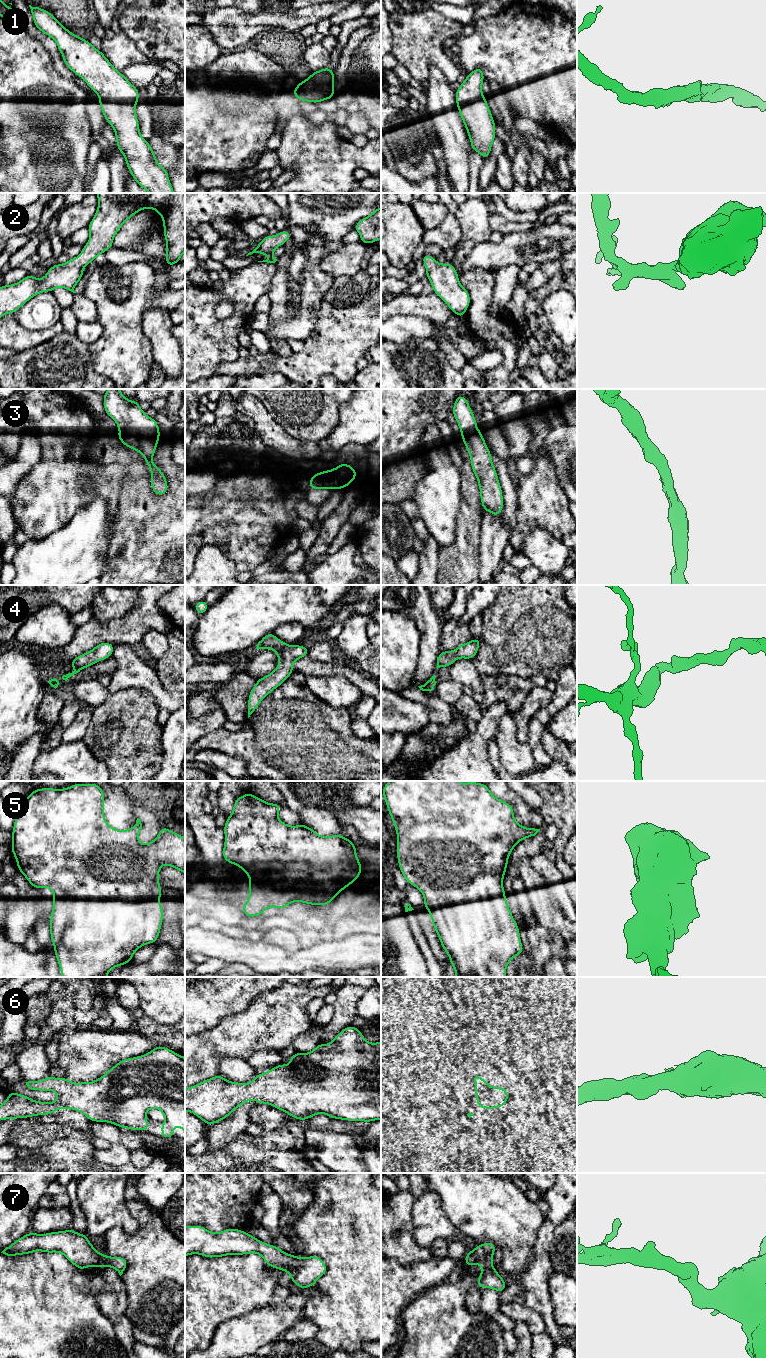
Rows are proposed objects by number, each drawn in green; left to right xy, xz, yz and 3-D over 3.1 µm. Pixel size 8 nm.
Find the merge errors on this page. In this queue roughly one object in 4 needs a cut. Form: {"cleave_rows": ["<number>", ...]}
{"cleave_rows": []}

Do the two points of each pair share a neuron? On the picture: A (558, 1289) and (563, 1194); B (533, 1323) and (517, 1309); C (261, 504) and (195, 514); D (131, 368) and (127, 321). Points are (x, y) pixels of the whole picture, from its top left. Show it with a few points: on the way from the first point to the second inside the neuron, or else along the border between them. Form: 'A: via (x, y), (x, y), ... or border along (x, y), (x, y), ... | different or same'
A: border along (554, 1271), (549, 1280), (549, 1295) | different
B: via (529, 1319), (521, 1313) | same
C: via (245, 514), (211, 514) | same
D: via (127, 356), (127, 333) | same

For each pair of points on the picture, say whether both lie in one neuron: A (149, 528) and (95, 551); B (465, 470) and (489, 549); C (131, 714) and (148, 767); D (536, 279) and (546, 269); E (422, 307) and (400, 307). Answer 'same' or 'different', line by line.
A: different
B: different
C: same
D: same
E: same

